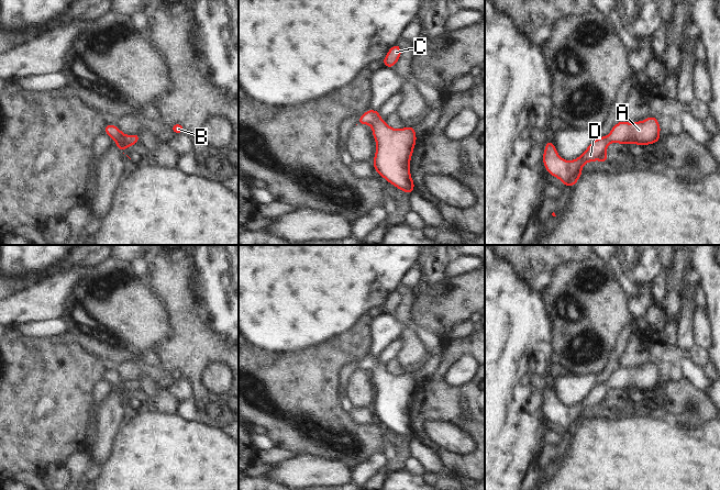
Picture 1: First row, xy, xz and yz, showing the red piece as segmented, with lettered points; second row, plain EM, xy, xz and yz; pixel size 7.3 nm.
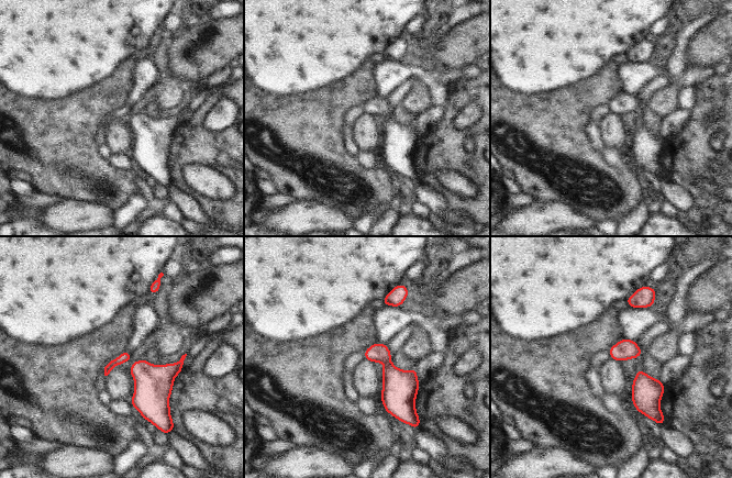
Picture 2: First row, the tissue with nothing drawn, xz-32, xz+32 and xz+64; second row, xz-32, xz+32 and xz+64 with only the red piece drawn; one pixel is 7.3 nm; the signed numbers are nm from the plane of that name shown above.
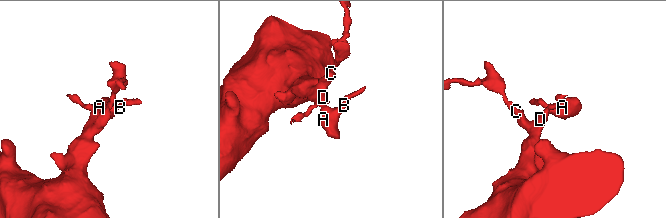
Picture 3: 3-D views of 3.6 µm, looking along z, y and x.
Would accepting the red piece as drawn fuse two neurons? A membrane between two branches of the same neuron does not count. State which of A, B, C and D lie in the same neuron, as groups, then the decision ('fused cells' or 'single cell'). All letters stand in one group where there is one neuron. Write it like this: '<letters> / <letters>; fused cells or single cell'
A B C D; single cell

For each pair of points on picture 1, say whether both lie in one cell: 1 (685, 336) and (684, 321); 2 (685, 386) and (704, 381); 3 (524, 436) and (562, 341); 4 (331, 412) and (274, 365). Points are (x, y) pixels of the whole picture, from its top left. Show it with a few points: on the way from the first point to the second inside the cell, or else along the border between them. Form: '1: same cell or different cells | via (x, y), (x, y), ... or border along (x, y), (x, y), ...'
1: same cell | via (685, 333), (685, 324)
2: different cells | border along (685, 377), (704, 391)
3: different cells | border along (555, 331), (552, 353), (549, 356)
4: same cell | via (330, 392), (330, 387), (312, 369), (294, 369)

